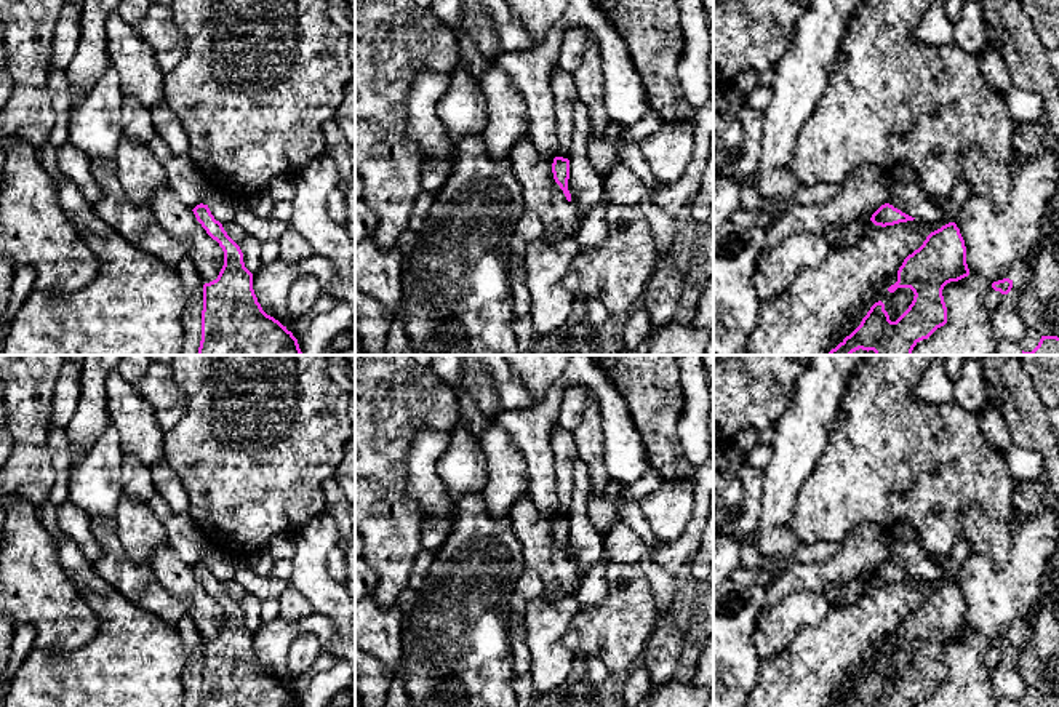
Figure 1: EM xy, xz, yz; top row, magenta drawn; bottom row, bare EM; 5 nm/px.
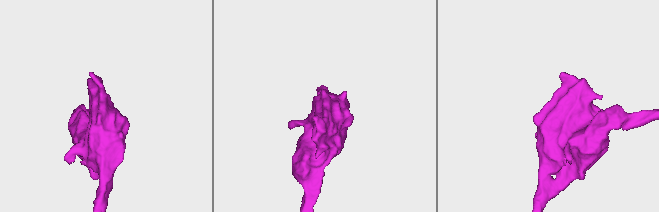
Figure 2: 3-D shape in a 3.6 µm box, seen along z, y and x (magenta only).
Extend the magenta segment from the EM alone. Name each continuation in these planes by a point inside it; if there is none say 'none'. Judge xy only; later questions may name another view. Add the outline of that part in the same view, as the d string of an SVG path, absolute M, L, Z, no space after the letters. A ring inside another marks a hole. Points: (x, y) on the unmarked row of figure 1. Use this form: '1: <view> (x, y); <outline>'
none

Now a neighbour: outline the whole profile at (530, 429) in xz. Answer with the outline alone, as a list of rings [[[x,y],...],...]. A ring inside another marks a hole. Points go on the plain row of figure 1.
[[[557,381],[541,406],[518,411],[506,409],[494,416],[526,461],[530,473],[528,494],[531,501],[550,520],[557,515],[558,505],[550,435],[558,419],[565,387],[565,381]]]

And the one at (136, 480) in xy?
[[[131,454],[123,456],[122,462],[122,491],[139,501],[149,501],[154,493],[154,478],[150,469],[147,469],[139,459]]]

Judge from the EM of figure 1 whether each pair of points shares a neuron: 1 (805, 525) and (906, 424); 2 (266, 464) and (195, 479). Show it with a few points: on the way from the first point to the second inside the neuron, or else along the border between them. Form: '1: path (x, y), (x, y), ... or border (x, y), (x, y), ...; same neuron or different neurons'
1: path (831, 499), (880, 450); same neuron
2: path (248, 469), (239, 479), (213, 479); same neuron

